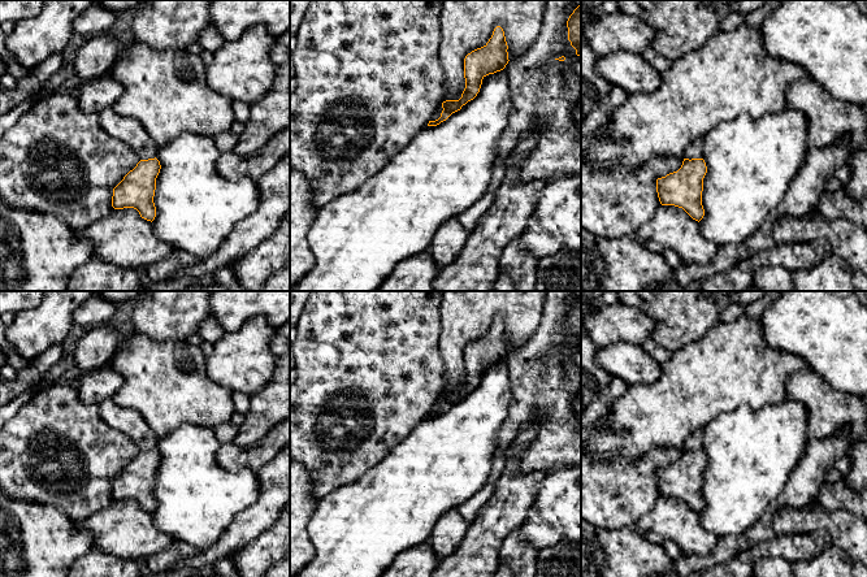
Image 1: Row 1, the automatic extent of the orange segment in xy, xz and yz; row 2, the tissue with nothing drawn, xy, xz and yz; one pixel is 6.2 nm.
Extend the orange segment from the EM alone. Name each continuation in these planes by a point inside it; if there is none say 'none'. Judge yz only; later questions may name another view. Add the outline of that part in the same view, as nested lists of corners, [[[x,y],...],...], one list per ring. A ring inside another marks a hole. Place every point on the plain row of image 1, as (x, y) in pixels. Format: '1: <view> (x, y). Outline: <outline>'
none

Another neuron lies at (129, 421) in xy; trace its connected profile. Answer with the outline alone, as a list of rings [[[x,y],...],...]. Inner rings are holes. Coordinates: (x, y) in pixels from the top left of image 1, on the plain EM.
[[[112,399],[97,404],[97,407],[100,417],[109,426],[129,437],[140,451],[156,448],[157,437],[138,411],[123,408]]]

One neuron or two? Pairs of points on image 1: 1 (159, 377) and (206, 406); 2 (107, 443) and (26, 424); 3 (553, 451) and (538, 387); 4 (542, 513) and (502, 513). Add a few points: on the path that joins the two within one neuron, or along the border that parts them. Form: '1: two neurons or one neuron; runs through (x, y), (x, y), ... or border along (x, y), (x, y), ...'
1: one neuron; runs through (170, 387), (194, 398)
2: one neuron; runs through (87, 443), (46, 443)
3: one neuron; runs through (553, 435), (553, 408), (550, 403)
4: two neurons; border along (540, 485), (534, 502), (520, 528)

